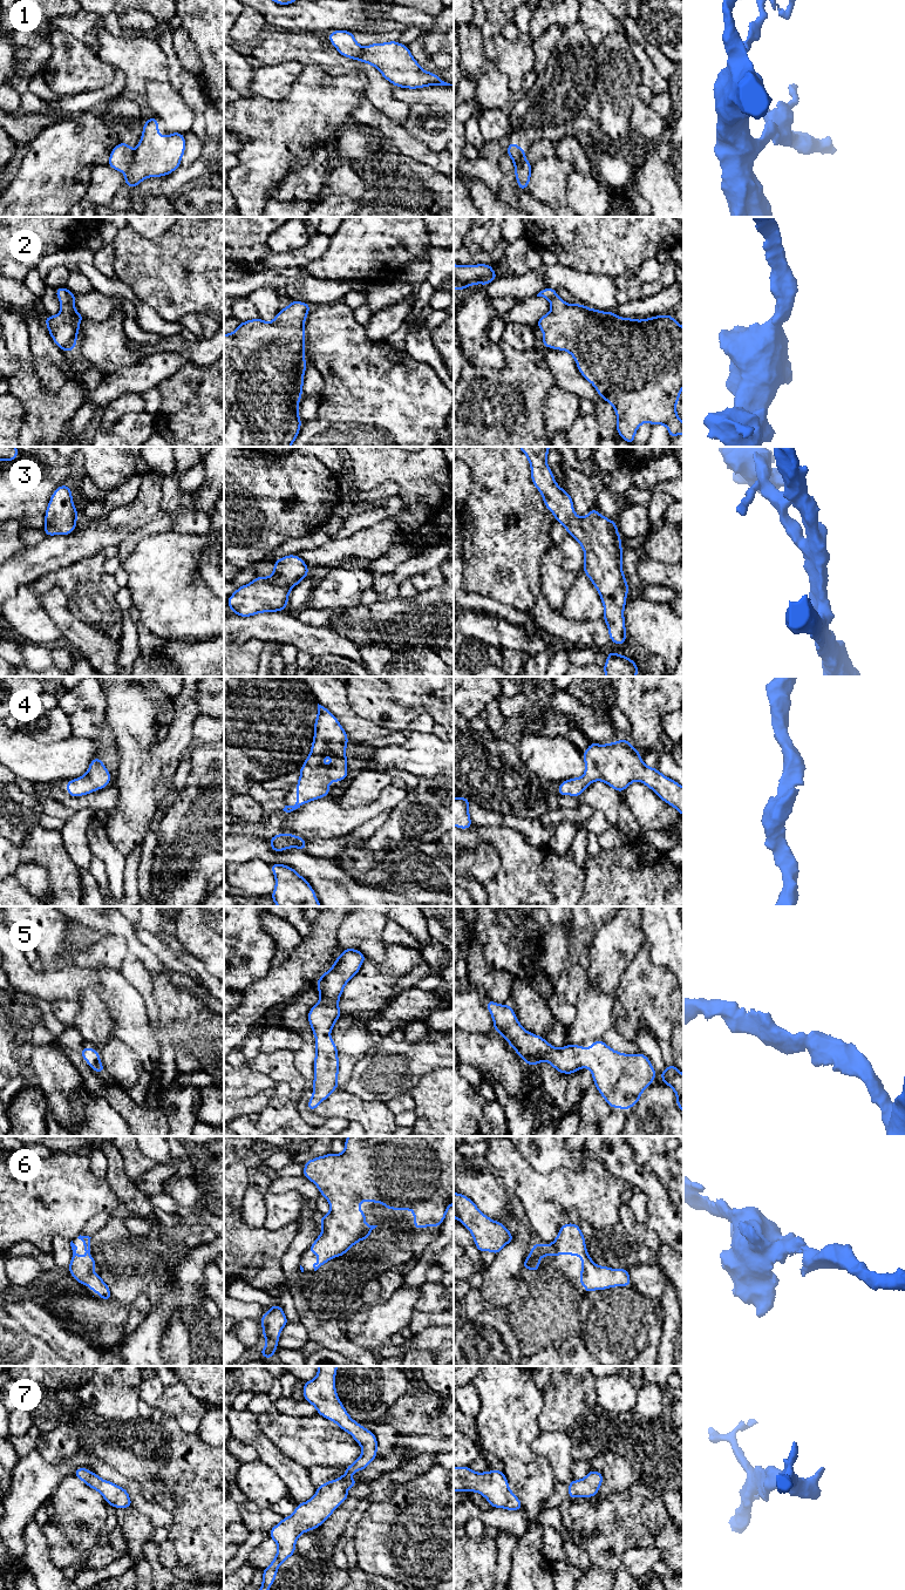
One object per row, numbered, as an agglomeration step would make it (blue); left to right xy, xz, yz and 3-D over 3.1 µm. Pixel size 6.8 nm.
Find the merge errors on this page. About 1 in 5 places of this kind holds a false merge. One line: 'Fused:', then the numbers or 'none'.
Fused: 1

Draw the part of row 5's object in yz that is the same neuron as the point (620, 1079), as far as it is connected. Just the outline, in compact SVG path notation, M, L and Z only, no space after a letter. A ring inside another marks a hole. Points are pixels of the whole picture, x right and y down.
M486 1001L498 1032L516 1053L529 1065L547 1061L563 1074L588 1068L593 1082L611 1108L628 1110L637 1106L642 1092L652 1085L656 1075L649 1059L642 1054L624 1054L596 1040L587 1049L580 1045L556 1048L544 1038L528 1032L518 1021L510 1004Z

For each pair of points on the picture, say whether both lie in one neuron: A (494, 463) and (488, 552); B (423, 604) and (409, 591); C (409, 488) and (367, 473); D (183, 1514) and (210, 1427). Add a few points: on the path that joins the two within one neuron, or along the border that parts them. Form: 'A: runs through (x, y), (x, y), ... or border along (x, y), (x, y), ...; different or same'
A: runs through (494, 486), (494, 530); same
B: border along (417, 592), (409, 597), (399, 597); different
C: runs through (399, 477), (394, 473), (378, 473); same
D: border along (196, 1433), (211, 1446); different

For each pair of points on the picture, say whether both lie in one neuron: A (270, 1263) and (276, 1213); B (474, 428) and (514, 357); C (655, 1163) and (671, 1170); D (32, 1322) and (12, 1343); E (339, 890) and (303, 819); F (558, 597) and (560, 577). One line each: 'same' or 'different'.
A: different
B: same
C: same
D: different
E: different
F: same

